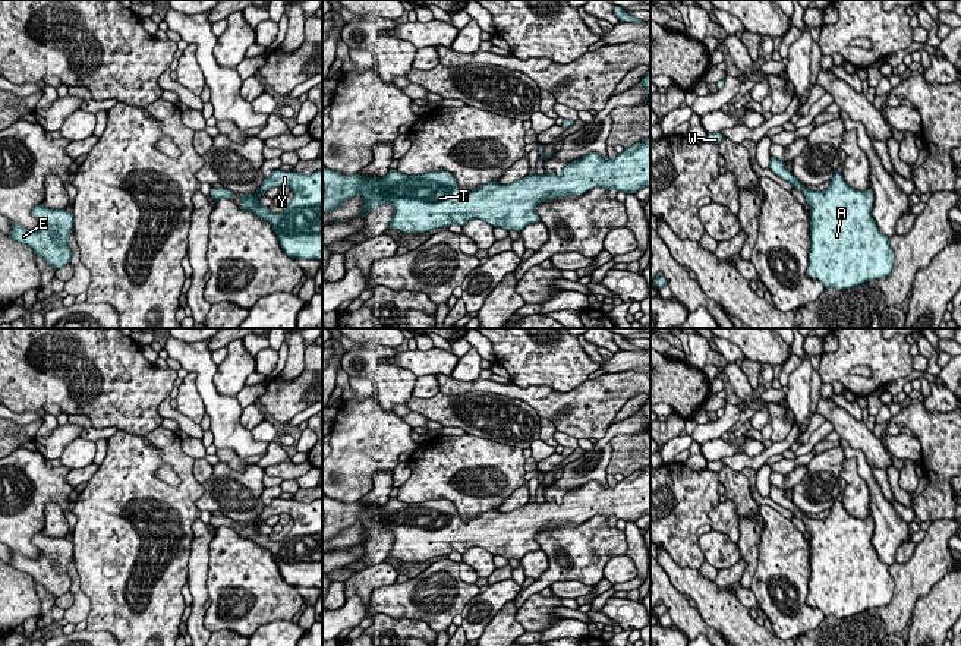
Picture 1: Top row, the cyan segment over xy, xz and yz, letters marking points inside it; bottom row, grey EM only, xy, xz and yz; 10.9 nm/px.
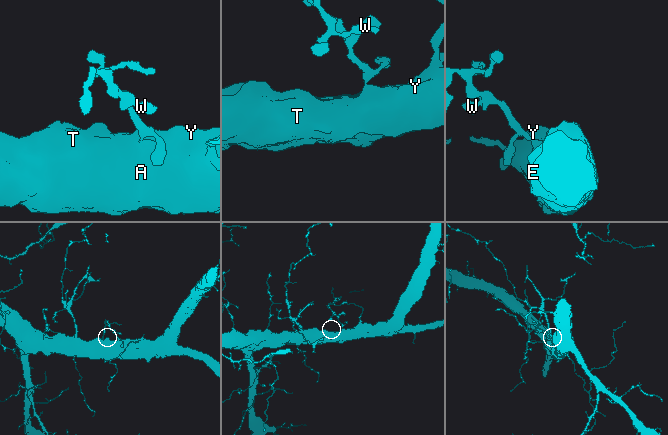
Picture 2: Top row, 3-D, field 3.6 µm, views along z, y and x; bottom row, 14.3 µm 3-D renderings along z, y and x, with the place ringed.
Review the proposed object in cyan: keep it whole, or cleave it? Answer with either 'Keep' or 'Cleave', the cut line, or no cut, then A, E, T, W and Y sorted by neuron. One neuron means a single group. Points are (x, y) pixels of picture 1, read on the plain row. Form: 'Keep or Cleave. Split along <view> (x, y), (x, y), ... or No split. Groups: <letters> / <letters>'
Keep. No split. Groups: A E T W Y

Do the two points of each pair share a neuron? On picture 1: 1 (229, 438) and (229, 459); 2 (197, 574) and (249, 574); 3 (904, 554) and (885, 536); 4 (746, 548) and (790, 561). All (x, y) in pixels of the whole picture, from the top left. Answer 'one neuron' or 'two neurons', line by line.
1: two neurons
2: two neurons
3: two neurons
4: two neurons

